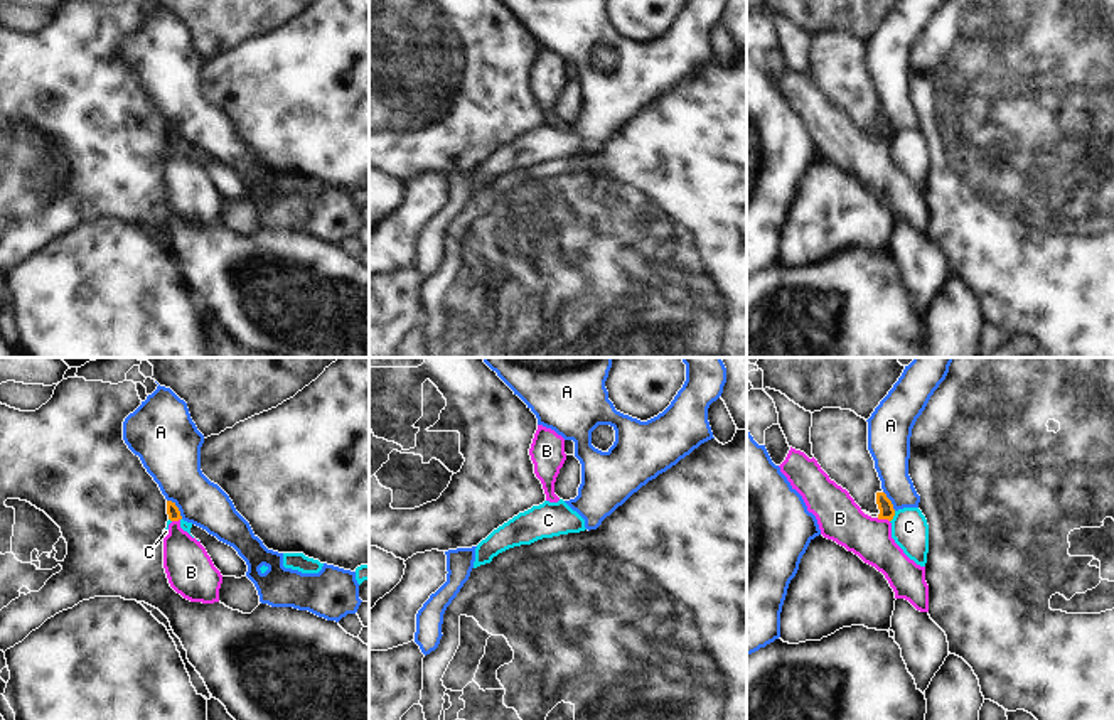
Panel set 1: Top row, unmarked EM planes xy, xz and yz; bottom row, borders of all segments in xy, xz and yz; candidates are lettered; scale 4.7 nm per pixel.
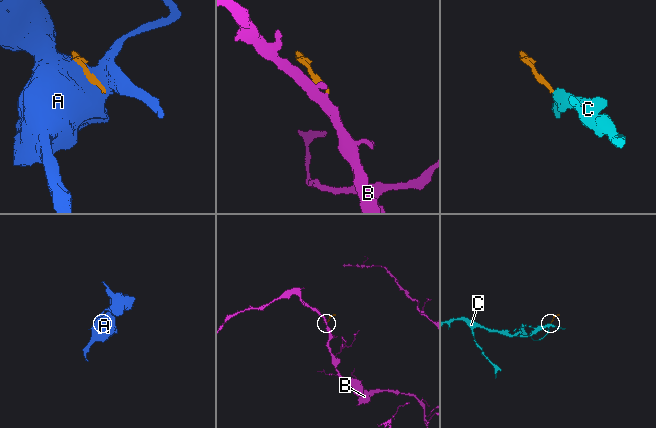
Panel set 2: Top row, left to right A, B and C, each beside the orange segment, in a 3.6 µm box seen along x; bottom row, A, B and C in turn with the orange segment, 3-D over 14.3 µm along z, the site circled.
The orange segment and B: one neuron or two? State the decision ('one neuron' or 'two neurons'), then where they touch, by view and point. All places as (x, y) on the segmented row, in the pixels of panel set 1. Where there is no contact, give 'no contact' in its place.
one neuron; contact yz (883, 518)

